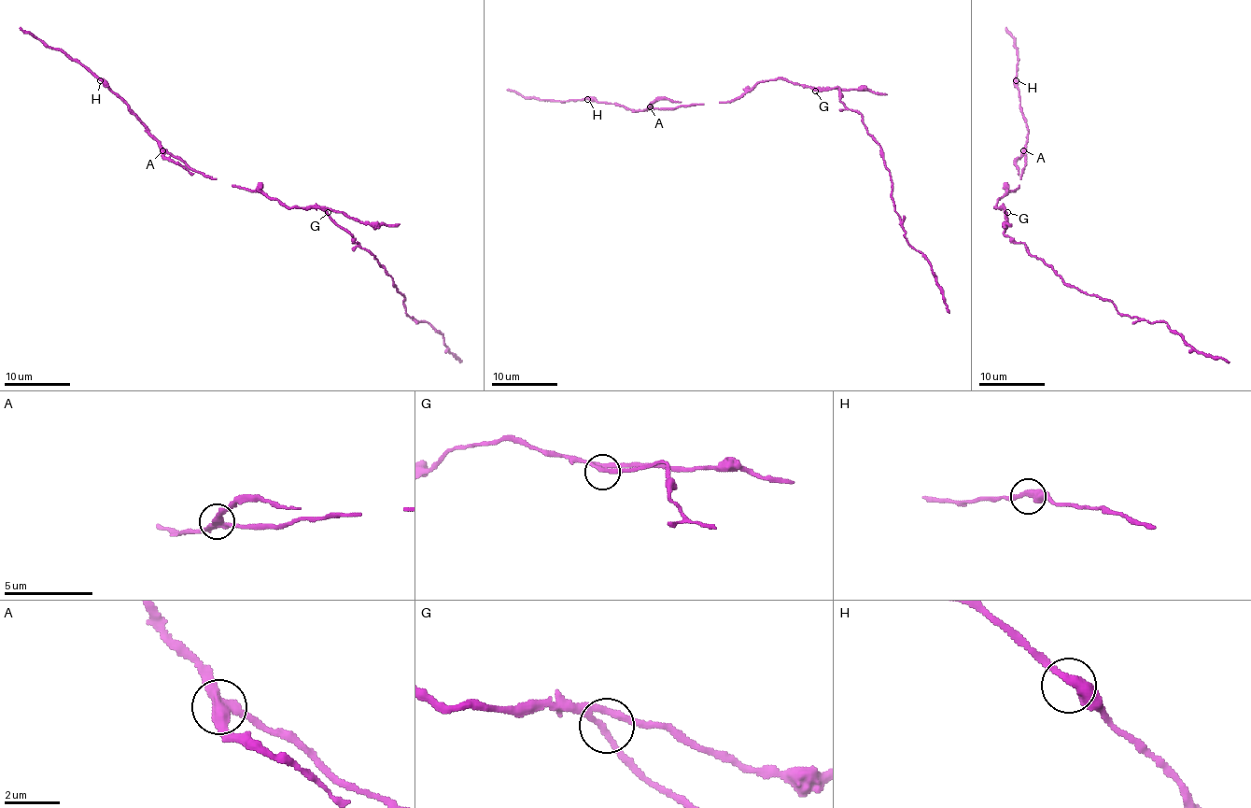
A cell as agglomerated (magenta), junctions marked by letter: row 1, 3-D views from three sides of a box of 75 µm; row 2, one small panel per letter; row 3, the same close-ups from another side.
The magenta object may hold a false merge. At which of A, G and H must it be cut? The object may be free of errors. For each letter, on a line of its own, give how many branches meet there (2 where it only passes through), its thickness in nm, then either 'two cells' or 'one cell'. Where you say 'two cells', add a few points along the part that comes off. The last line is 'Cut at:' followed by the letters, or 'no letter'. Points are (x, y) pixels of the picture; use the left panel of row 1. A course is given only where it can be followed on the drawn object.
A: 3 branches meet; 320 nm thick; two cells; foreign part runs (161, 150), (161, 154), (193, 174)
G: 3 branches meet; 160 nm thick; one cell
H: 2 branches meet; 400 nm thick; one cell
Cut at: A

